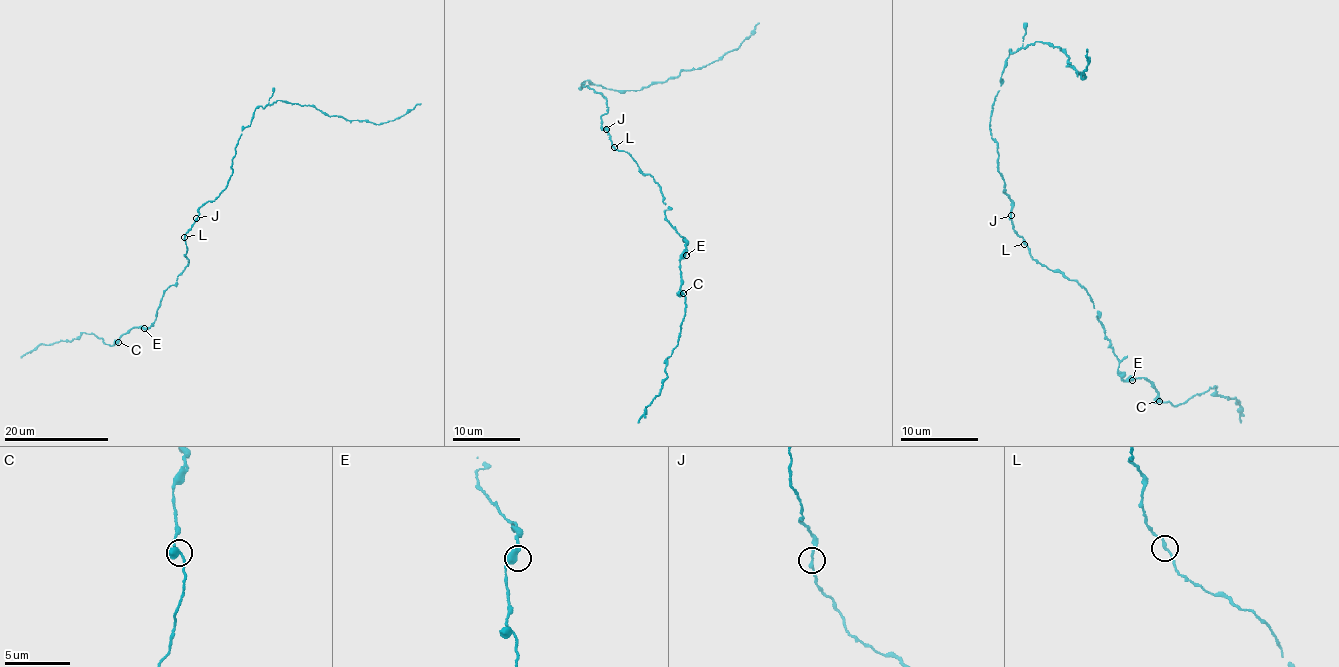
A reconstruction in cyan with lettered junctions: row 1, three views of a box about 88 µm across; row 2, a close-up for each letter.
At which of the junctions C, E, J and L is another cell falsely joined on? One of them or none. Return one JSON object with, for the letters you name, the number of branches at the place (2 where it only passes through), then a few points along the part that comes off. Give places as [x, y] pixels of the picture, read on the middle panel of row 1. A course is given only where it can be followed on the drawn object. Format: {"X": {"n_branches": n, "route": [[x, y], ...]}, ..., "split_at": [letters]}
{"split_at": []}

